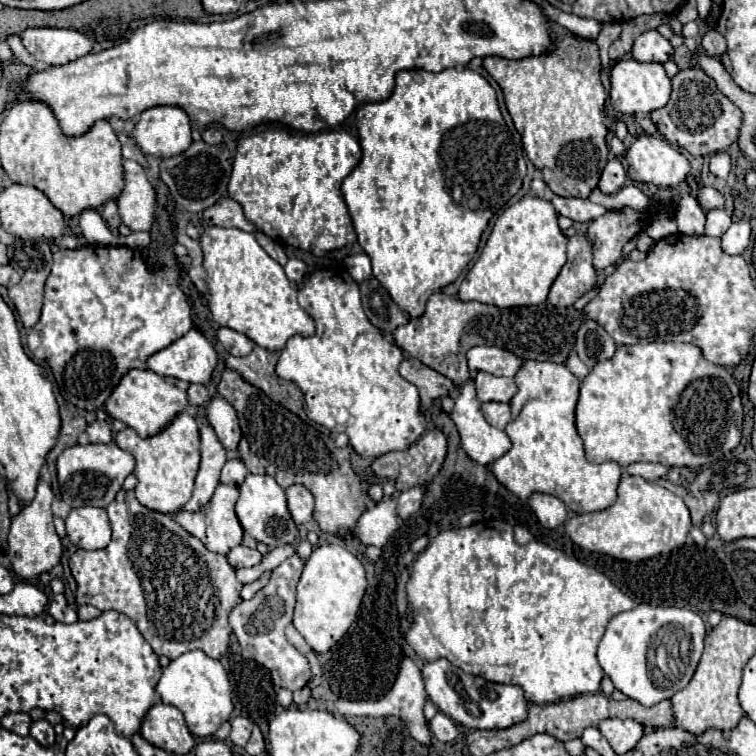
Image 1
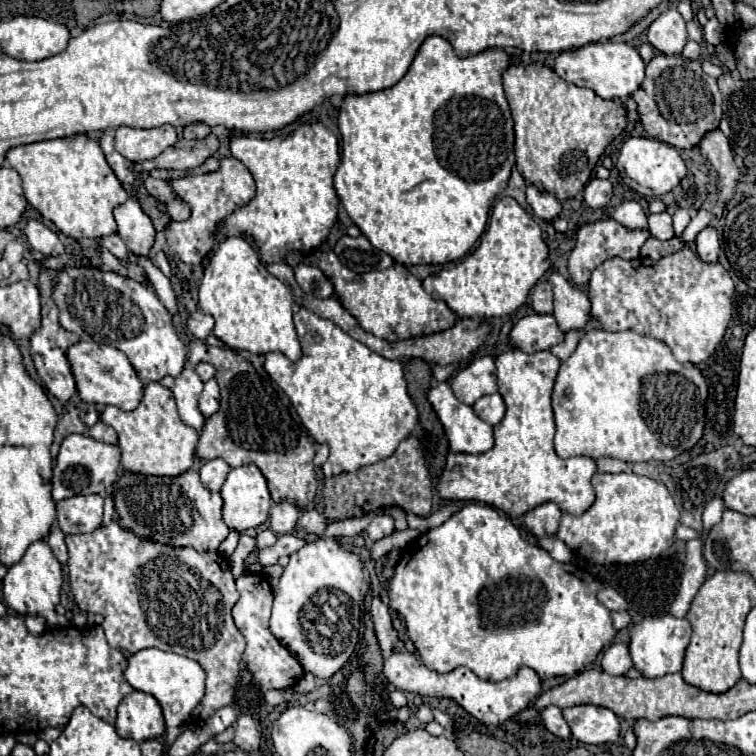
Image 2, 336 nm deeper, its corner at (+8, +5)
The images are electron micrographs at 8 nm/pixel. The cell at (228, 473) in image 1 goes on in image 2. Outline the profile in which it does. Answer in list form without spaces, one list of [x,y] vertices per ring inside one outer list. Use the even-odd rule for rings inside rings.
[[[221,458],[203,462],[203,464],[201,464],[201,470],[199,470],[203,486],[209,488],[209,490],[217,490],[217,492],[219,492],[221,486],[223,486],[223,482],[227,480],[229,470],[231,470],[231,466],[229,466],[225,460],[221,460]]]

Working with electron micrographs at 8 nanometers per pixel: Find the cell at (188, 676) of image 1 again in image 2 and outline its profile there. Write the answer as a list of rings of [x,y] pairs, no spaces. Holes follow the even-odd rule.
[[[159,648],[139,650],[129,658],[129,666],[125,670],[125,680],[139,692],[147,692],[157,698],[163,708],[165,724],[167,724],[167,742],[164,752],[167,752],[173,740],[187,728],[191,720],[191,712],[205,696],[205,670],[191,658],[165,652]]]

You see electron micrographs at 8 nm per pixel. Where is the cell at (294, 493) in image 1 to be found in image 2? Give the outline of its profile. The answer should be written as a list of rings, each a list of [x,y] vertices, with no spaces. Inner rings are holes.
[[[283,500],[279,504],[273,504],[271,506],[271,516],[269,516],[269,528],[277,534],[291,534],[295,530],[299,522],[299,508],[289,502],[289,500]]]

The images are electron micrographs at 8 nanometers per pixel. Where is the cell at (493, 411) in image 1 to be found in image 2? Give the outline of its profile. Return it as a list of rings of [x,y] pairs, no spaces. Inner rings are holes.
[[[491,394],[491,396],[483,396],[473,404],[473,410],[479,418],[483,418],[489,424],[497,424],[503,416],[505,416],[505,402],[501,398],[501,394]]]

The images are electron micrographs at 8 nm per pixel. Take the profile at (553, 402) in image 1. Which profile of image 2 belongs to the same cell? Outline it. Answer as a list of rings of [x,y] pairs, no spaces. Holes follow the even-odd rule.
[[[509,350],[495,360],[495,366],[497,366],[499,394],[503,396],[507,406],[505,418],[495,426],[495,446],[489,452],[483,452],[479,456],[449,454],[447,456],[449,468],[445,468],[437,484],[441,498],[485,502],[493,508],[503,510],[511,518],[517,518],[543,502],[555,502],[561,508],[561,512],[567,512],[567,514],[575,514],[575,516],[583,514],[595,502],[595,488],[591,484],[591,478],[597,472],[597,464],[589,456],[575,456],[575,458],[563,460],[557,456],[553,448],[555,422],[553,422],[553,408],[551,408],[551,392],[553,392],[553,384],[555,384],[561,360],[553,356],[549,350],[543,350],[537,354]]]

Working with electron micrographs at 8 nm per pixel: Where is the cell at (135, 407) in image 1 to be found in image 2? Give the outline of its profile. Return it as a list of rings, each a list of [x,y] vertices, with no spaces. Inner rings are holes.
[[[79,342],[69,348],[69,364],[73,366],[73,376],[77,378],[77,392],[83,402],[91,402],[97,406],[117,406],[125,412],[131,412],[143,400],[145,384],[133,370],[131,362],[121,354],[121,350],[97,344],[97,342]]]

